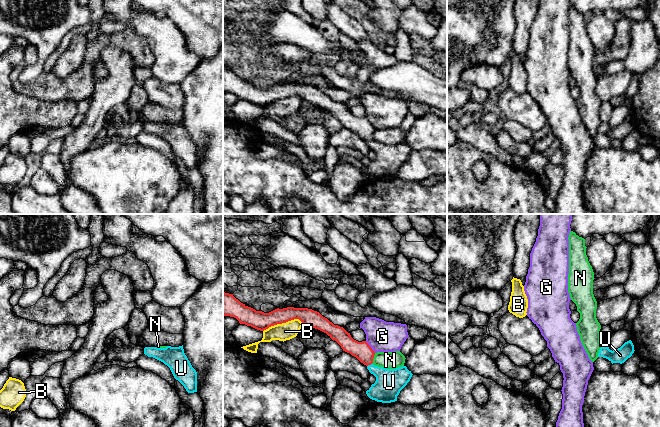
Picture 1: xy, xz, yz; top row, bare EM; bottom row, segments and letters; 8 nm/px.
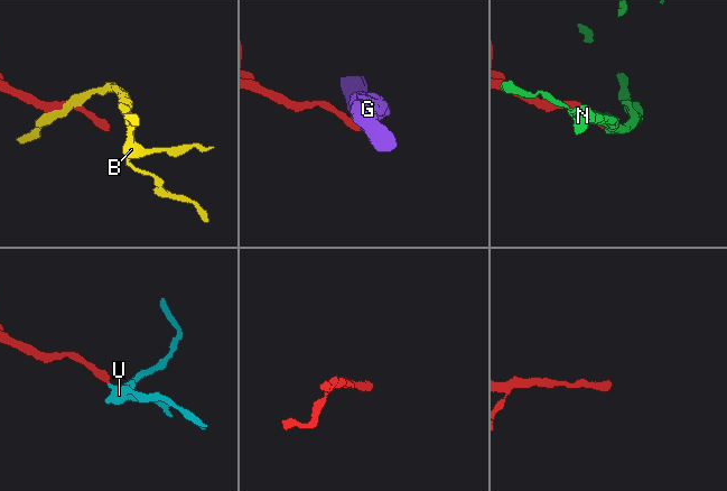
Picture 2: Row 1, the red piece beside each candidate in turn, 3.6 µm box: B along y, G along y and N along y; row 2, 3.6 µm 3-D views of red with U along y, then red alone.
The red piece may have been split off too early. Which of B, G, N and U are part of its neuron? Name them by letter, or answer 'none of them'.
U

